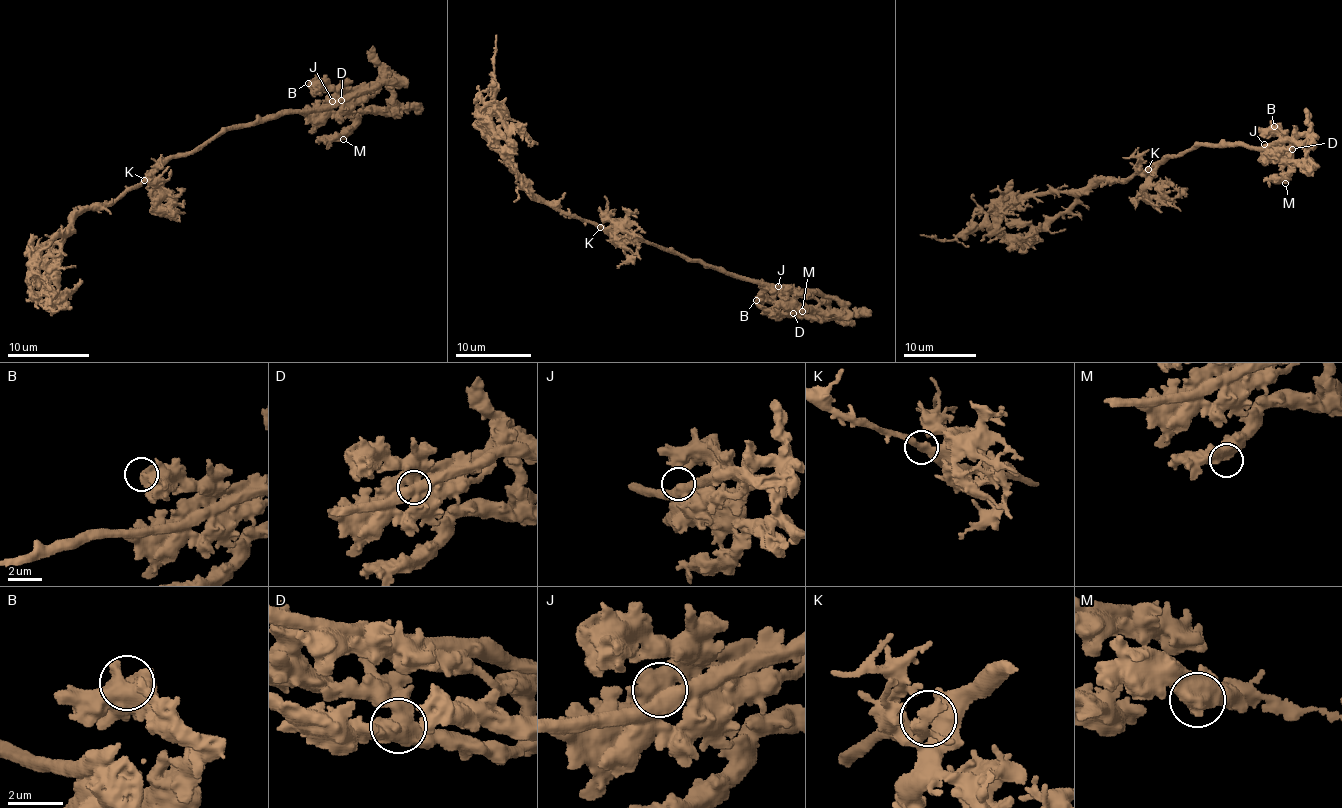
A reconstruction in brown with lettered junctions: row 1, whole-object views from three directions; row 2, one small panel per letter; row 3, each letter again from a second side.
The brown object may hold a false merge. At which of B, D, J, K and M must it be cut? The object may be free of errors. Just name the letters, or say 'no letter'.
no letter

